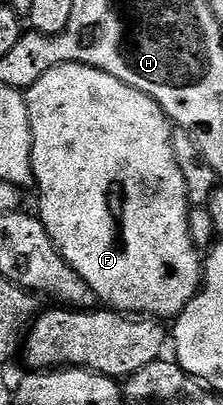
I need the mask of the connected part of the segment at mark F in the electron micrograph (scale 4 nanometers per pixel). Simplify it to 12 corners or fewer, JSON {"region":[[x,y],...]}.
{"region":[[84,64],[25,91],[37,217],[103,307],[202,286],[174,130]]}

